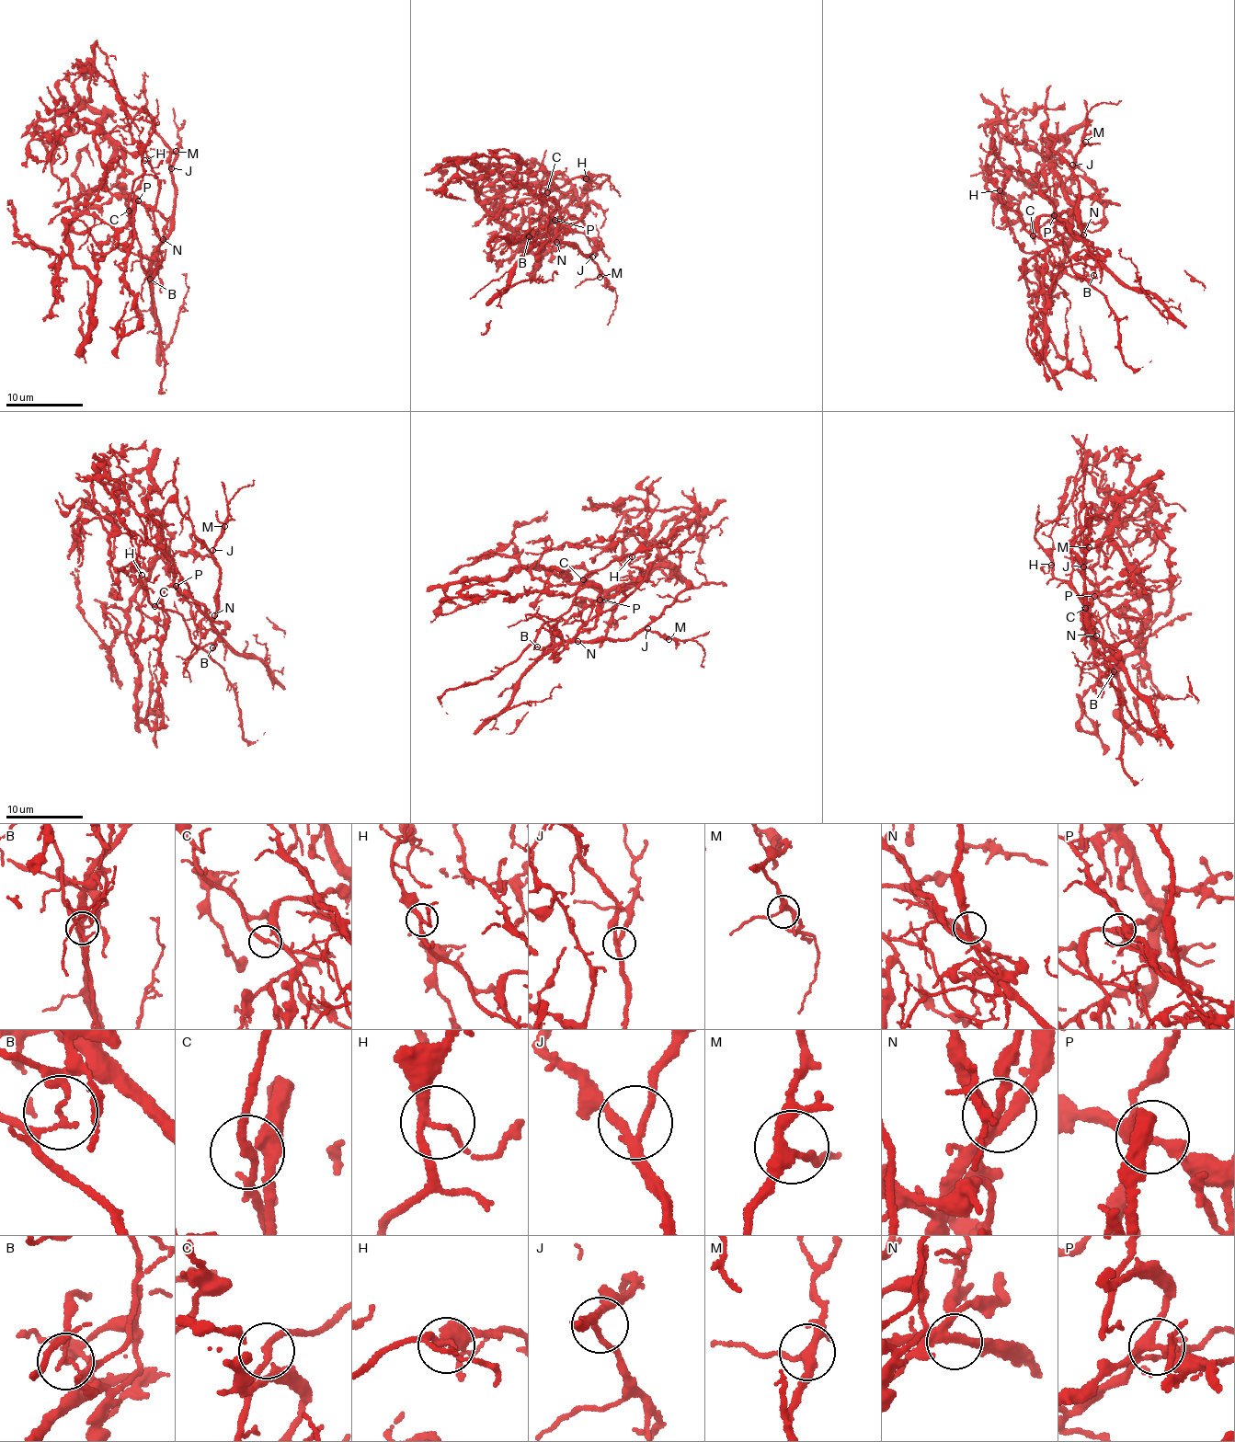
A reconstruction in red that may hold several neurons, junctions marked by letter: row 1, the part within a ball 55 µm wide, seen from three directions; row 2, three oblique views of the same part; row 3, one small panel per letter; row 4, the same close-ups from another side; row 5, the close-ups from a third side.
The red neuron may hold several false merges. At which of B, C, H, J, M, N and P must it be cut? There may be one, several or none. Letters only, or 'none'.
B, C, P

